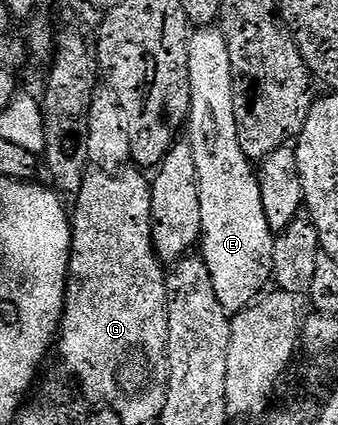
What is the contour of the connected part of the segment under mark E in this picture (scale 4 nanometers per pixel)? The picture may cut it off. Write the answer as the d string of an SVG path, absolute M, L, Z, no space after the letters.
M219 26L201 27L191 32L188 41L188 88L190 113L186 141L194 153L202 209L199 246L204 247L202 258L206 269L210 269L210 281L214 285L218 305L222 305L224 311L235 313L256 302L269 286L267 283L272 279L274 261L274 232L267 224L262 209L257 172L246 153L242 153L238 141L230 51L226 49L226 37Z

